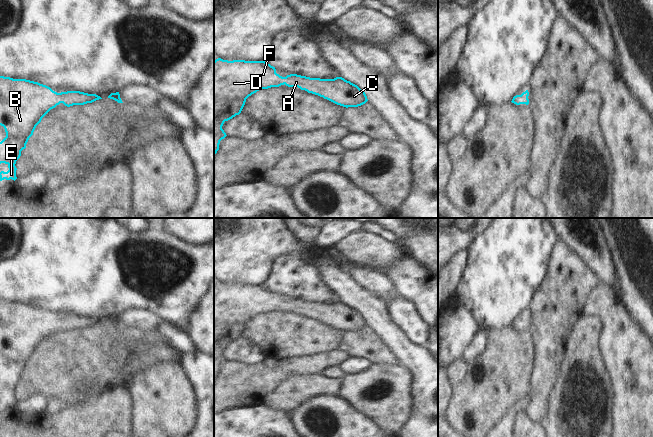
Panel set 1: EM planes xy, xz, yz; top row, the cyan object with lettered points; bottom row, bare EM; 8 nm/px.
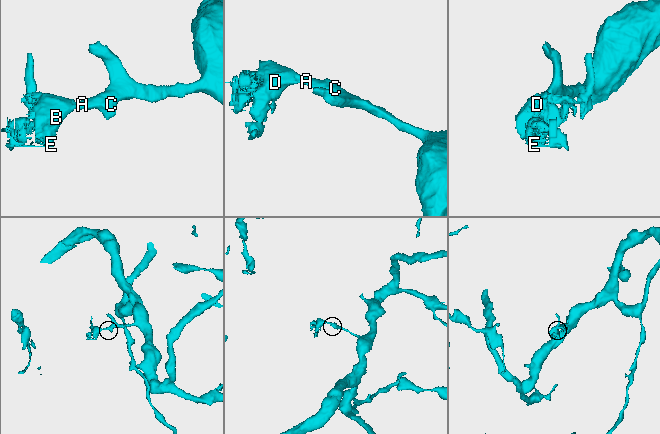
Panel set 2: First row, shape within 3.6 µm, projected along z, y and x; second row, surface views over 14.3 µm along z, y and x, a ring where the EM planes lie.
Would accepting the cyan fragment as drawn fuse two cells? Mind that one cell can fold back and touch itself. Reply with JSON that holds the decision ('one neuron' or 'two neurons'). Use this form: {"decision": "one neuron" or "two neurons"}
{"decision": "one neuron"}

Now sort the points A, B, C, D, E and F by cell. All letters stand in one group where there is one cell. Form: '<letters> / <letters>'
A B C D E F

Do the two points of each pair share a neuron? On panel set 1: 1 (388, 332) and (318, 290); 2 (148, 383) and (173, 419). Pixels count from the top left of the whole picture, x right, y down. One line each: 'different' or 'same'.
1: different
2: same

